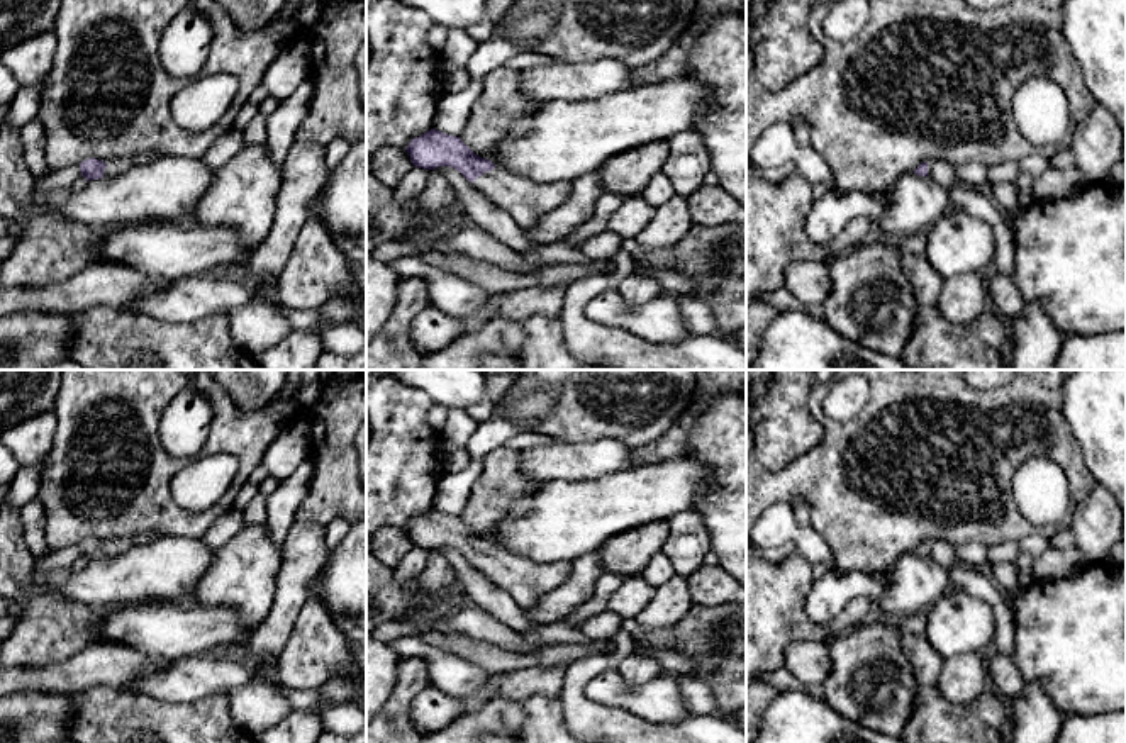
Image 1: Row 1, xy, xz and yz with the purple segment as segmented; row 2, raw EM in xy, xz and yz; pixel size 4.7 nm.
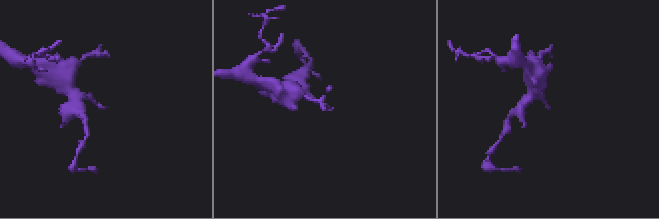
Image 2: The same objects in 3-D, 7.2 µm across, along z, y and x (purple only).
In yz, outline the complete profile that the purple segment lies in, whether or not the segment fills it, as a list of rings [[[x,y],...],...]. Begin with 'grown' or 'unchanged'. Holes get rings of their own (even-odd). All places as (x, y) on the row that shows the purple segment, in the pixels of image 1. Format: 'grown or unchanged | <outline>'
grown | [[[929,159],[929,161],[921,163],[914,170],[914,173],[919,176],[929,176],[931,180],[939,183],[946,190],[950,190],[958,182],[955,166],[939,159]]]

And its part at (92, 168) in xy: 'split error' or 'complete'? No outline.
split error

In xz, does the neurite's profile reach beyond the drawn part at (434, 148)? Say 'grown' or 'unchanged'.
grown

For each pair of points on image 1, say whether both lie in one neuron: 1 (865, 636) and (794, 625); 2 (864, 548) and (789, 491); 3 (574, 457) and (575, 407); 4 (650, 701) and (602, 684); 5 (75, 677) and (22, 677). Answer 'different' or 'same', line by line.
1: different
2: same
3: different
4: same
5: same

